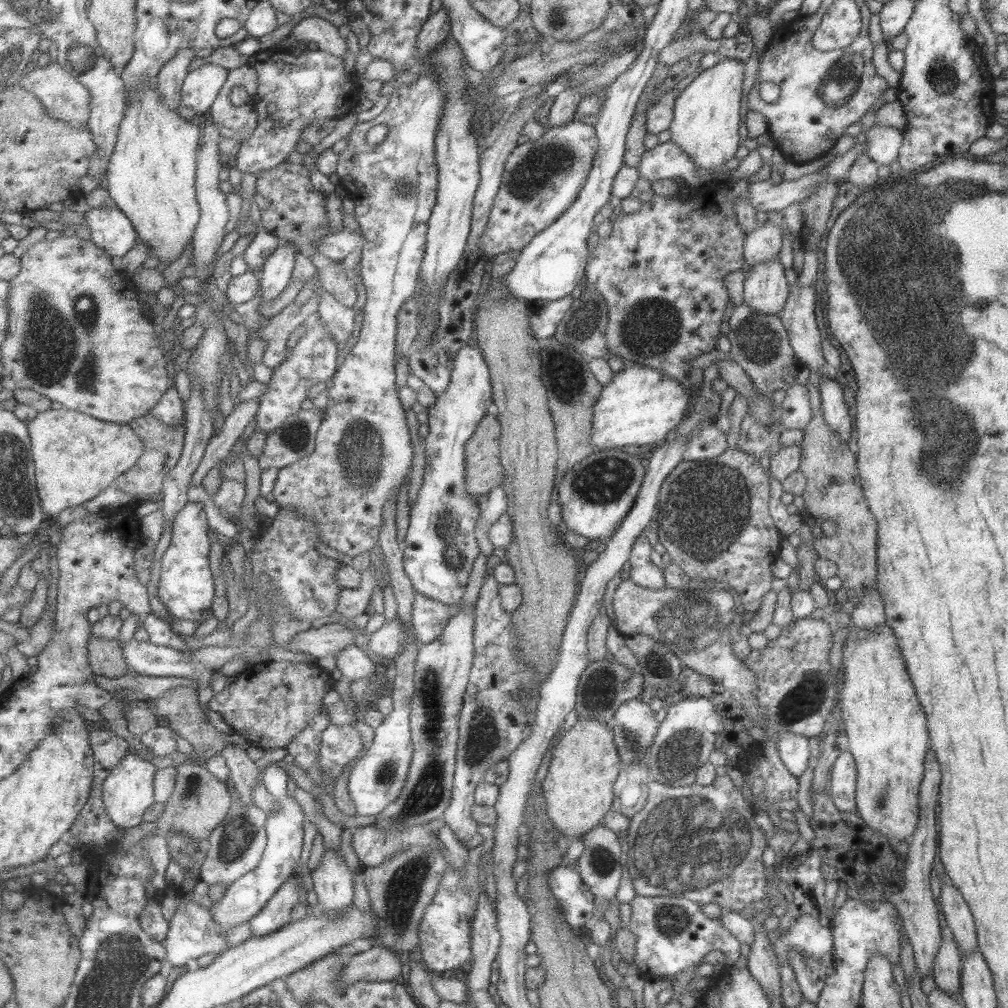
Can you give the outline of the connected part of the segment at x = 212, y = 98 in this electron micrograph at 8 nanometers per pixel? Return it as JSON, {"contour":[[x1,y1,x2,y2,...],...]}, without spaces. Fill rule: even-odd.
{"contour":[[206,64,193,71,186,80,183,89,183,102,191,107,198,119,213,110,218,97,226,87,231,70,216,64]]}

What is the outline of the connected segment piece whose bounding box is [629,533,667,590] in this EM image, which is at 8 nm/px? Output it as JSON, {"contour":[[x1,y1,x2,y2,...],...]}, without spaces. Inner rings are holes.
{"contour":[[644,533,640,534,632,546,632,555,629,559,632,570,629,572,629,576,642,588,662,590,667,587,663,569,651,562,650,555,653,547,647,539]]}

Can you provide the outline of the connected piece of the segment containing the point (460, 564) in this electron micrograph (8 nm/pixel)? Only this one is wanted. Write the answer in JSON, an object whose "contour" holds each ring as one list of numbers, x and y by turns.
{"contour":[[479,344,476,346,468,345,464,347,461,352,458,354,458,358,456,358,456,366,454,366,454,374,452,376,452,384,450,384,450,389,446,390,444,394,440,394,438,396,438,402,436,402,436,406,432,406,428,408,429,410,429,425,430,425,430,434,423,440,424,447,426,450,426,465,425,465,425,480,424,486,422,486,422,490,420,490,420,496,418,496,417,504,414,506,411,514,411,526,409,528,409,533,407,534,406,545,406,567,408,574,413,578,414,584,419,592,428,596,428,598,432,598,432,600,438,600,438,602,444,602,444,604,458,604,462,598,464,598,464,594,468,592,468,584,470,584,470,578,472,578,472,572,476,567,476,560,478,560,478,556,480,556,480,548,481,545,478,541,477,536,477,527,482,517,482,504,478,504,476,496,468,493,468,443,470,443,470,439,476,435,482,421,485,420,486,416,488,416,488,410,490,410,490,406,496,403,495,400,495,388,493,384,492,378,492,370,490,370,490,363,488,363,488,359,486,359,486,355,484,351,482,351,482,347]]}

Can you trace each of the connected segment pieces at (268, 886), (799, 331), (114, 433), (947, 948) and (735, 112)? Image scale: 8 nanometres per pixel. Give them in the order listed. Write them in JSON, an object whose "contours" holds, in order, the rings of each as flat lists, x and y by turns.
{"contours":[[[270,766,264,772,267,787,280,800,280,809,269,815,267,822,269,845,262,864,232,884,223,899,211,908,214,912,214,920,220,922,220,926,229,932,240,924,252,922,253,918,256,918,269,905,274,895,290,880,290,876,294,876,298,872,300,860,304,854,304,836,306,836,308,819,304,806,290,793,290,789,293,787,292,779,284,768,278,766]],[[815,281,812,286,790,286,784,309,780,311,783,325,798,360,810,370,819,371,822,377,826,360,823,356,822,340,816,319]],[[68,408,50,409,41,412,29,422,34,454,37,462,39,487,46,513,50,519,56,519,64,510,80,507,96,496,101,495,107,488,116,483,128,470,140,462,146,452,146,443,138,431,128,424,110,422]],[[942,934,943,939,938,947,938,953,933,964,933,974,937,989,949,996,958,997,961,986,961,966,963,960,960,956,958,943,952,934]],[[724,57,711,68,704,70,680,92,674,105,674,119,668,127,671,142,692,160,698,168,712,175,732,160,741,146,739,126,742,122,742,88,745,64,736,58]]]}

